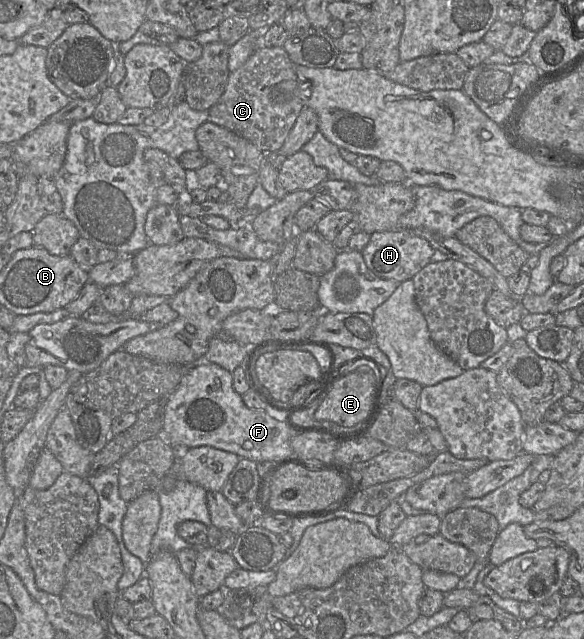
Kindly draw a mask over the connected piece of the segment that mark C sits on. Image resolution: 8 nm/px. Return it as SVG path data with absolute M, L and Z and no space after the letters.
M264 47L258 49L235 72L230 72L227 87L218 102L209 111L209 121L227 128L247 139L264 153L281 150L296 120L310 97L310 89L301 84L296 73L296 66L289 58L284 47Z

